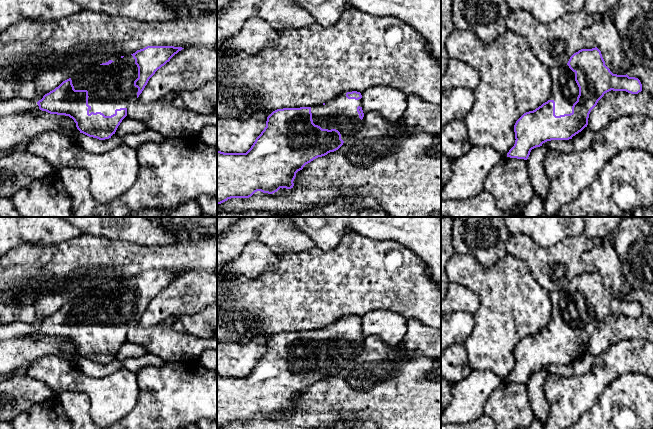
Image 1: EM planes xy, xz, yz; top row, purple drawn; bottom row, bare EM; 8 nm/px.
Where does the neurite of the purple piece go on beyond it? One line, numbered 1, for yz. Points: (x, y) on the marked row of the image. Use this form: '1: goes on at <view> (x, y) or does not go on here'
1: goes on at yz (564, 91)

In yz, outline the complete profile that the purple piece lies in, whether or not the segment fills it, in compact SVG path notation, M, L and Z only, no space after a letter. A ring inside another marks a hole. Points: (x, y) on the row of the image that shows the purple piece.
M595 47L574 53L566 65L550 70L551 95L547 102L533 111L524 113L515 123L515 144L507 157L527 160L532 149L551 140L569 140L588 125L591 110L605 93L626 91L638 94L642 84L638 78L613 74L605 65L601 51Z

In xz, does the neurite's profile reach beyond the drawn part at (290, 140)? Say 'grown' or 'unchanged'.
grown

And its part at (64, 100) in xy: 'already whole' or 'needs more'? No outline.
needs more

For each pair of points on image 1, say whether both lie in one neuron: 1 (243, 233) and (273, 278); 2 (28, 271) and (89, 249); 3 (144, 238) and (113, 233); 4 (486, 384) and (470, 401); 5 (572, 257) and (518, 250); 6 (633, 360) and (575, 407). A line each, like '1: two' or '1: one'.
1: two
2: one
3: one
4: one
5: one
6: one

